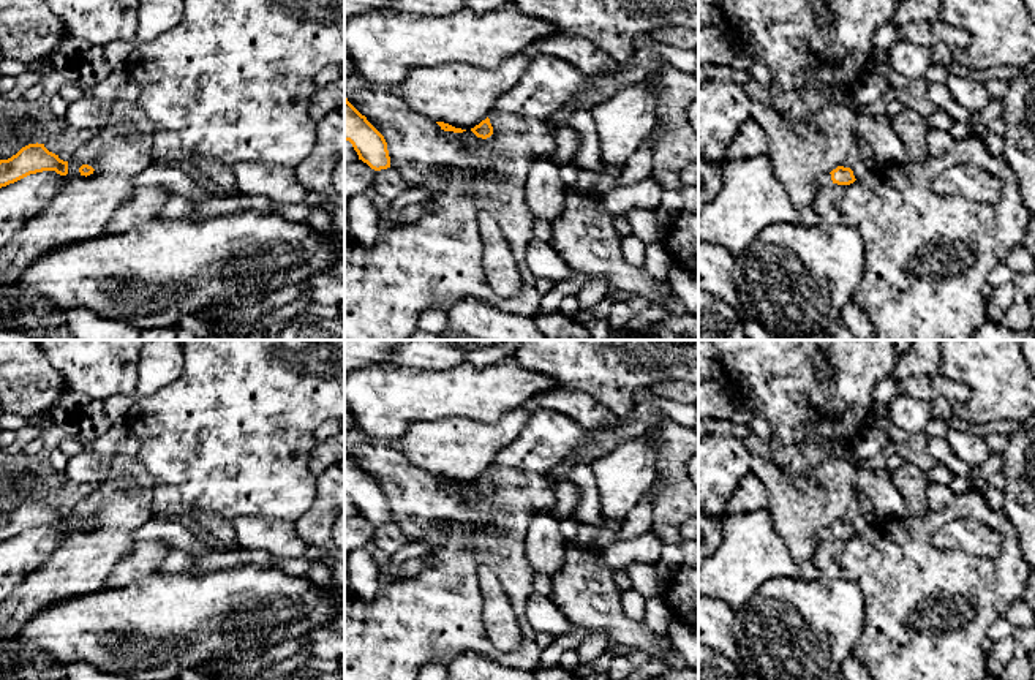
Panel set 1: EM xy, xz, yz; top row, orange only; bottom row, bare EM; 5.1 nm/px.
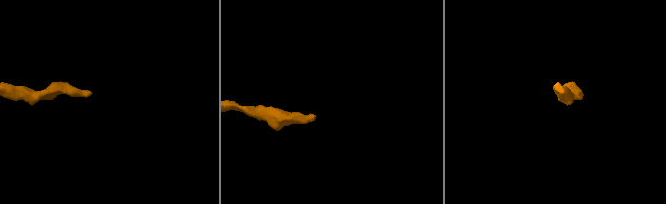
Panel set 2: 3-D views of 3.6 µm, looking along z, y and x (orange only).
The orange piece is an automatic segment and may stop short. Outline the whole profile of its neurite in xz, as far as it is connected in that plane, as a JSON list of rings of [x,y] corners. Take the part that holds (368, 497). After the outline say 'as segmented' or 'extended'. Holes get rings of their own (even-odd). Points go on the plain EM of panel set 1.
[[[344,451],[344,495],[349,495],[359,514],[371,523],[390,522],[390,511],[384,490]]]; as segmented

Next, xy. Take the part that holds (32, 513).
[[[28,498],[11,512],[0,514],[0,542],[43,525],[55,525],[60,530],[66,530],[68,516],[49,506],[44,498]]]; as segmented

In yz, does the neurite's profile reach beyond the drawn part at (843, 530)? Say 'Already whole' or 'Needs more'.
Needs more

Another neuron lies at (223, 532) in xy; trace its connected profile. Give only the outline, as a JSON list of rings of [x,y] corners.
[[[201,511],[194,512],[191,519],[194,519],[199,527],[210,533],[218,541],[218,546],[228,549],[239,547],[237,535],[232,523],[228,523],[216,514]]]

